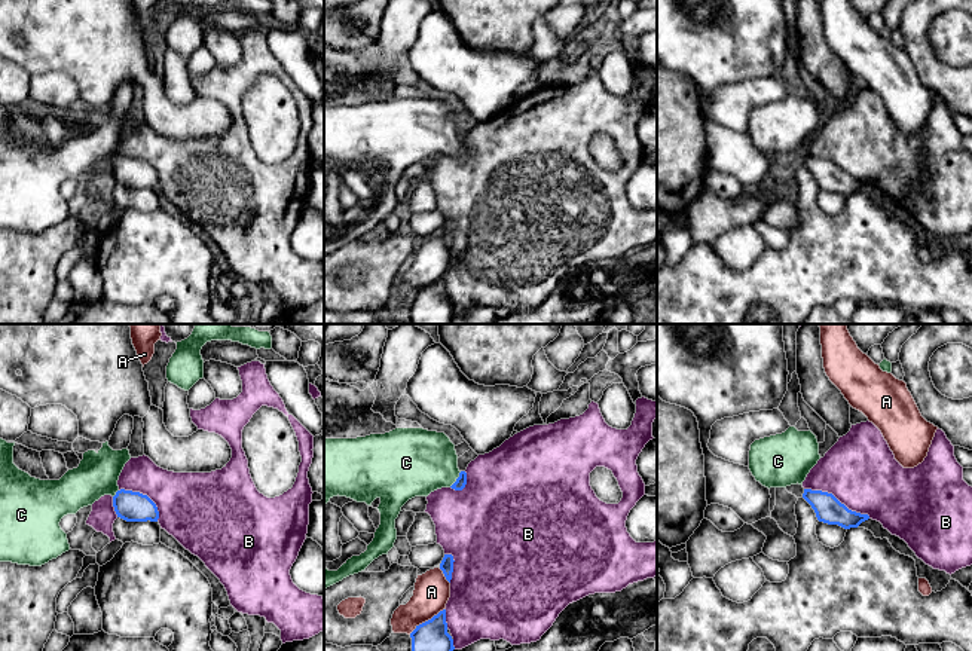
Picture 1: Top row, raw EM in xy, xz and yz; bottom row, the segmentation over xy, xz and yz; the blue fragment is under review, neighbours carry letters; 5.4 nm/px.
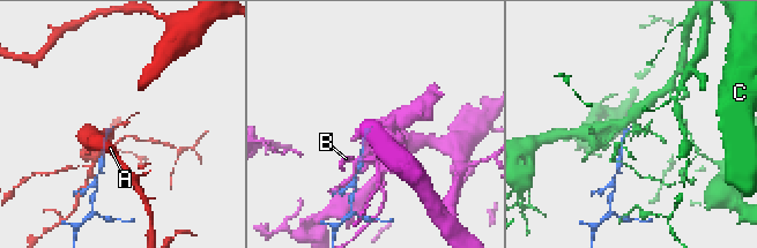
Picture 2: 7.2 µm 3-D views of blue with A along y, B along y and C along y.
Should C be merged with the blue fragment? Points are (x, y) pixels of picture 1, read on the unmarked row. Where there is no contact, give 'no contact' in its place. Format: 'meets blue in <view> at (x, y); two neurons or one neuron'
meets blue in xz at (457, 146); one neuron

